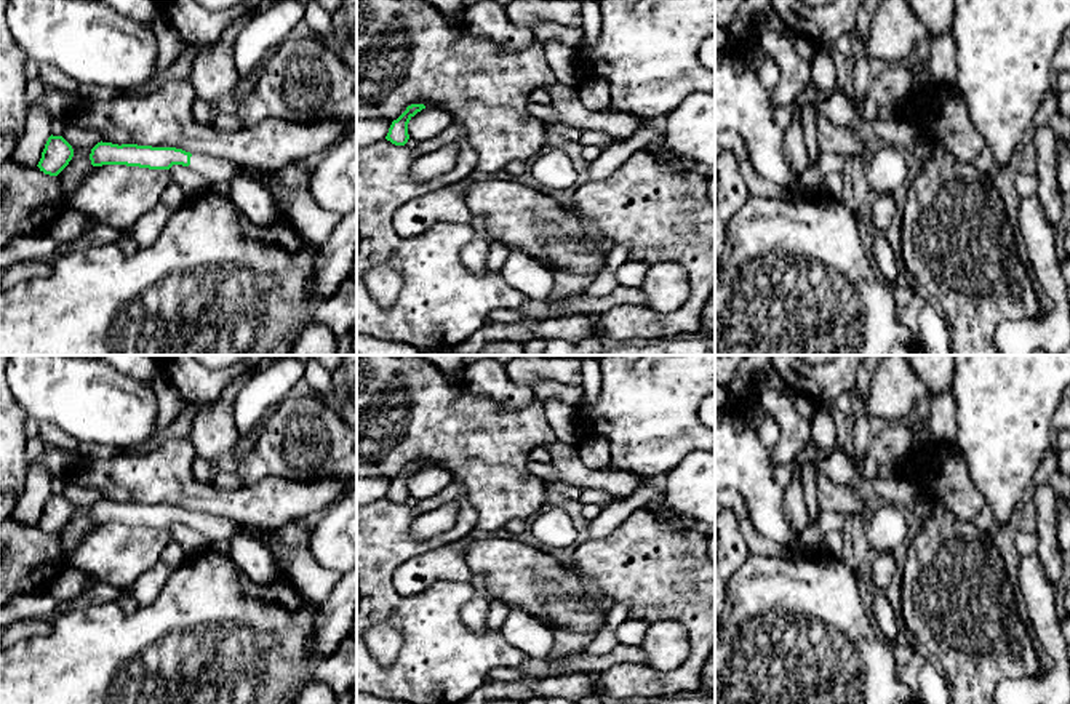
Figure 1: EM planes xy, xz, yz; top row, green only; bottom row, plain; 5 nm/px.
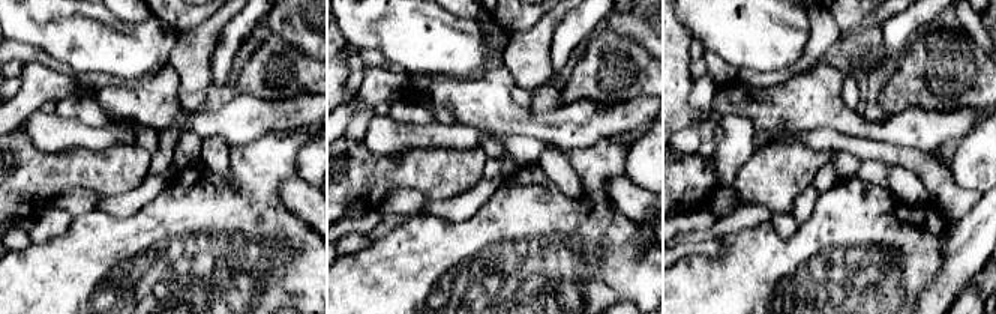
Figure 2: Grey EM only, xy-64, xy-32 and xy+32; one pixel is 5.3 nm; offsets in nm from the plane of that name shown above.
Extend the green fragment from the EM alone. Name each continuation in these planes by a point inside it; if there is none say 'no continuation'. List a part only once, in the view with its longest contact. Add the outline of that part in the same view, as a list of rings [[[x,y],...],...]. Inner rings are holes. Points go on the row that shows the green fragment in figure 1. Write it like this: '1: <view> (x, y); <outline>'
1: xy (215, 170); [[[192,154],[189,168],[202,174],[210,184],[229,182],[238,174],[246,174],[262,184],[267,176],[267,171],[251,171],[242,165],[205,154]]]

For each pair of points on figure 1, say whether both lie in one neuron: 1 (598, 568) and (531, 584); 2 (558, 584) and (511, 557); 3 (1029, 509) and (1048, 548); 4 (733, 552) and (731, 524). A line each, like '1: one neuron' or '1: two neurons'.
1: two neurons
2: one neuron
3: two neurons
4: one neuron

